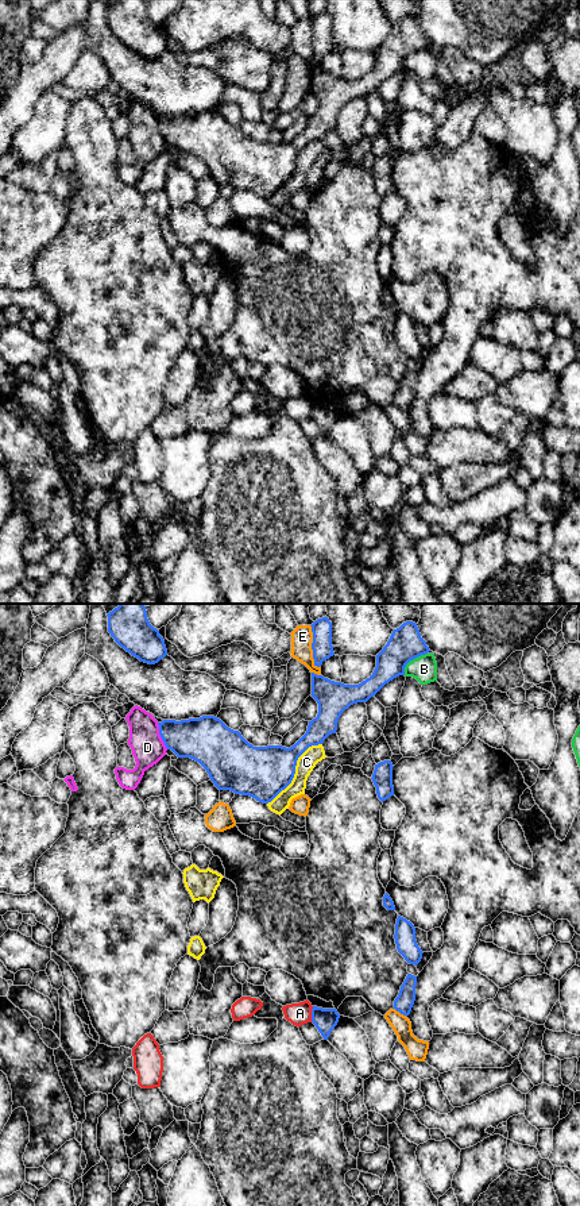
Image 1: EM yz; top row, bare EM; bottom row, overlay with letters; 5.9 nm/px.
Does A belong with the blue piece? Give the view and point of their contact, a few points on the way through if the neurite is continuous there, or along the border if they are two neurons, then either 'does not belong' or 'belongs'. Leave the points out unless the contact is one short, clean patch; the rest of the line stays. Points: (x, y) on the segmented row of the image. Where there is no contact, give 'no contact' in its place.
contact yz (312, 1014); border yz (313, 1006), (310, 1021); does not belong

